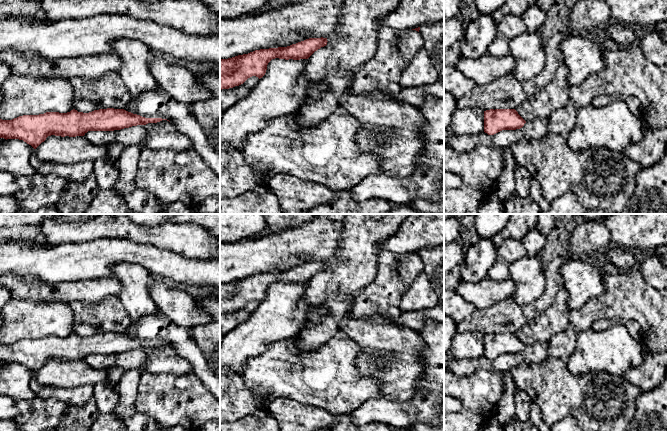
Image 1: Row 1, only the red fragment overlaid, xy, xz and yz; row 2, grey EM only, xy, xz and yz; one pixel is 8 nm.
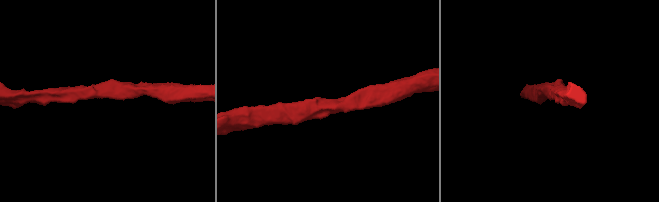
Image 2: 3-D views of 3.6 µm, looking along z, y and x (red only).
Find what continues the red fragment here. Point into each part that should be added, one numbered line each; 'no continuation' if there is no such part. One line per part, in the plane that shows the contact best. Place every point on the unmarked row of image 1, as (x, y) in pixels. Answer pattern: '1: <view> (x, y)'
no continuation

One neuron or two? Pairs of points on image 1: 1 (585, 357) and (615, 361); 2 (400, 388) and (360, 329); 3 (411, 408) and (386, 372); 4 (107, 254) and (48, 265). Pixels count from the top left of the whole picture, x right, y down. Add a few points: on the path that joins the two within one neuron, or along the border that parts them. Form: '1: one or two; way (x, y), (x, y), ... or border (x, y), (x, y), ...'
1: one; way (592, 357), (608, 357)
2: one; way (399, 373), (399, 366), (375, 342)
3: two; border (419, 380), (408, 399), (383, 398)
4: one; way (92, 260), (63, 262)

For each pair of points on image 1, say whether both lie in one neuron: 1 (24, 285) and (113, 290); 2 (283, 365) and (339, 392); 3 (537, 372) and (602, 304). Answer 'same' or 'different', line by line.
1: same
2: same
3: different

